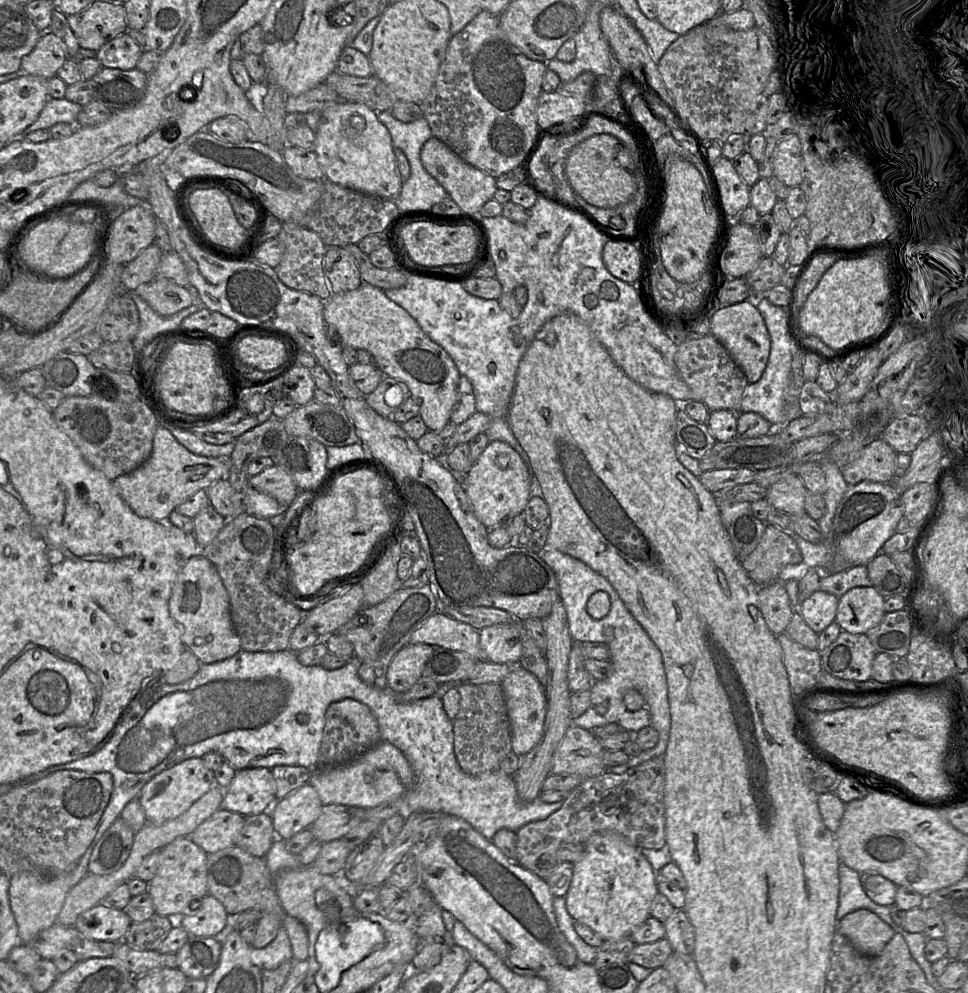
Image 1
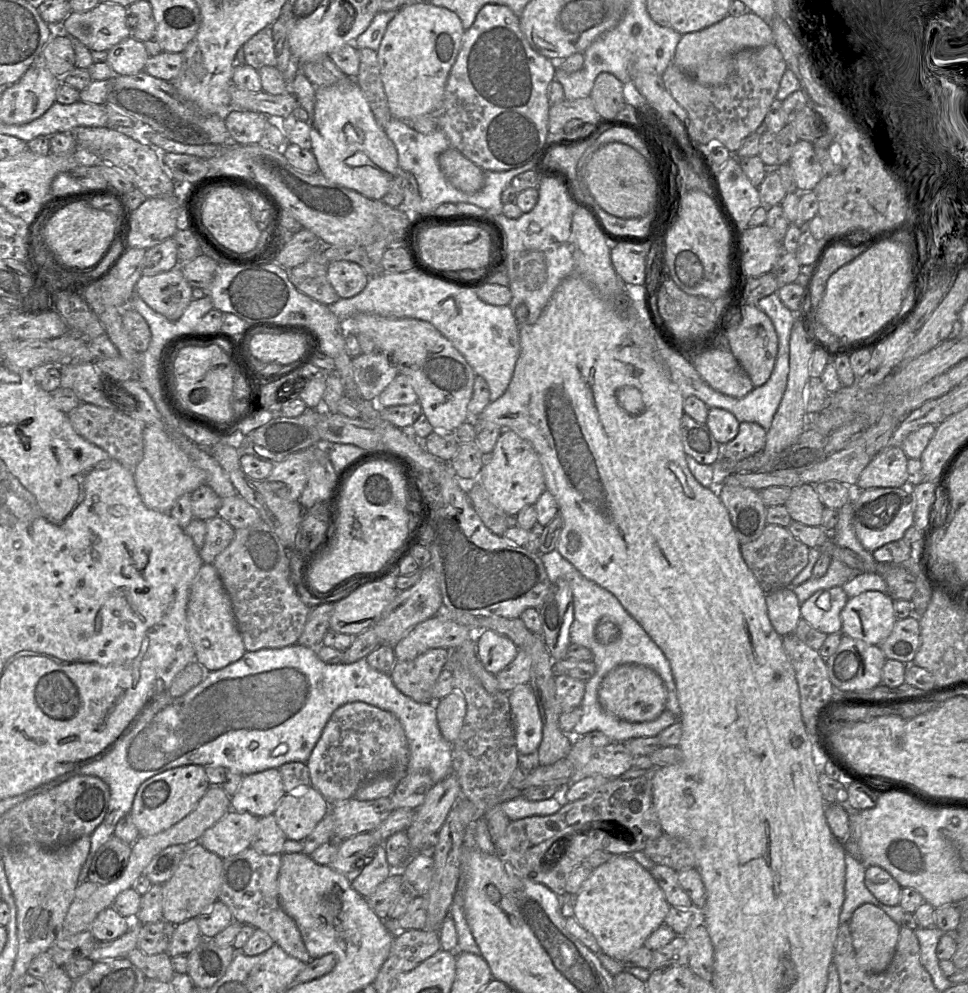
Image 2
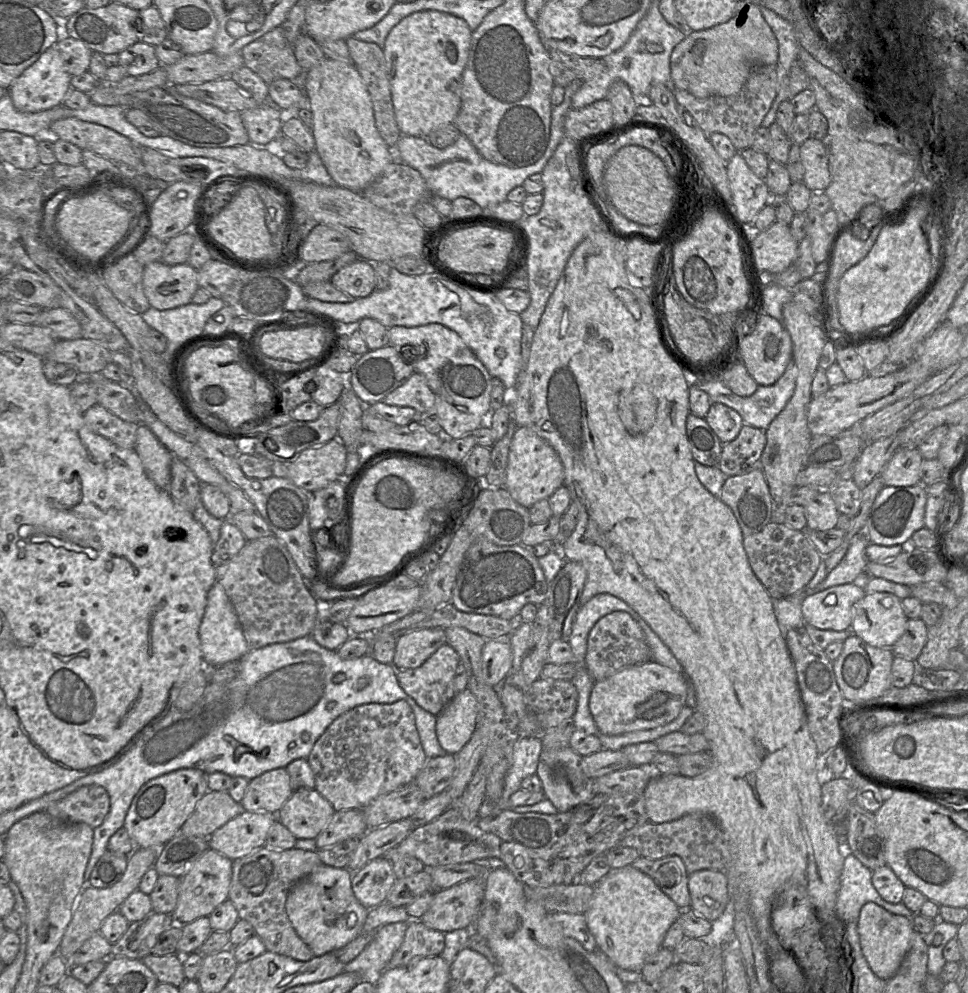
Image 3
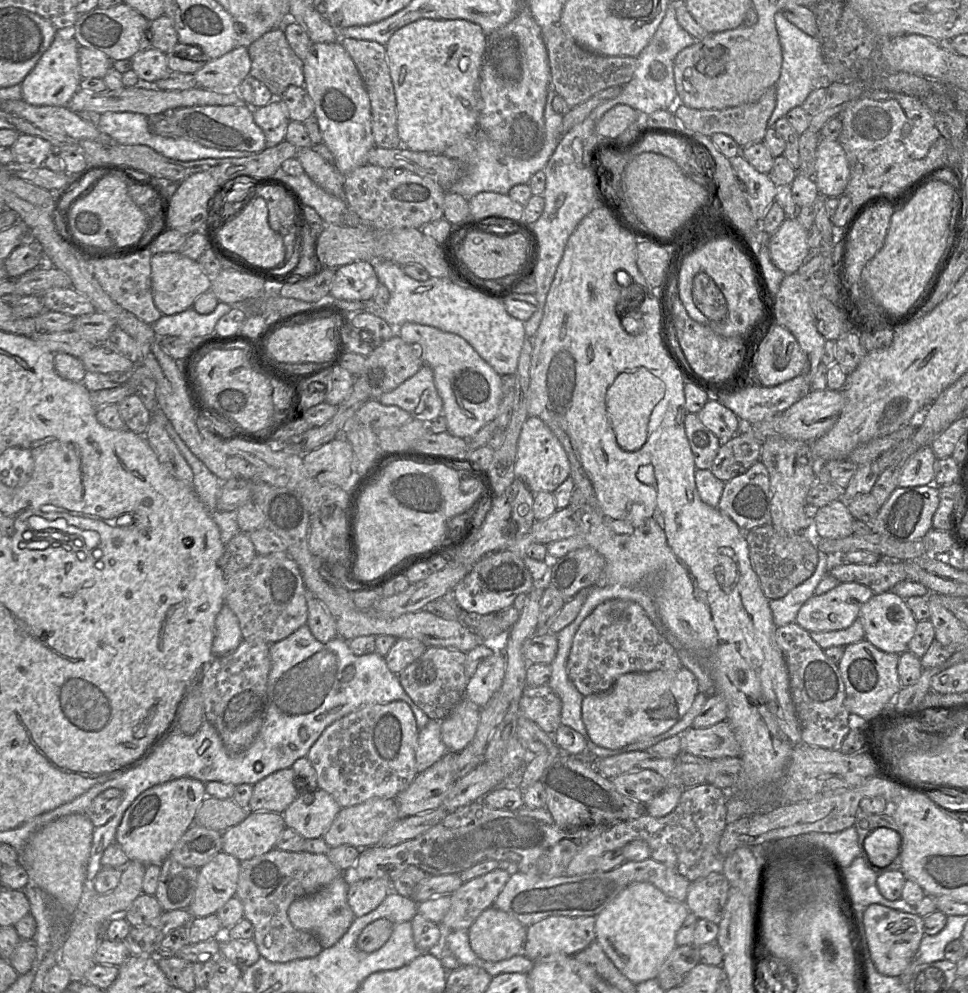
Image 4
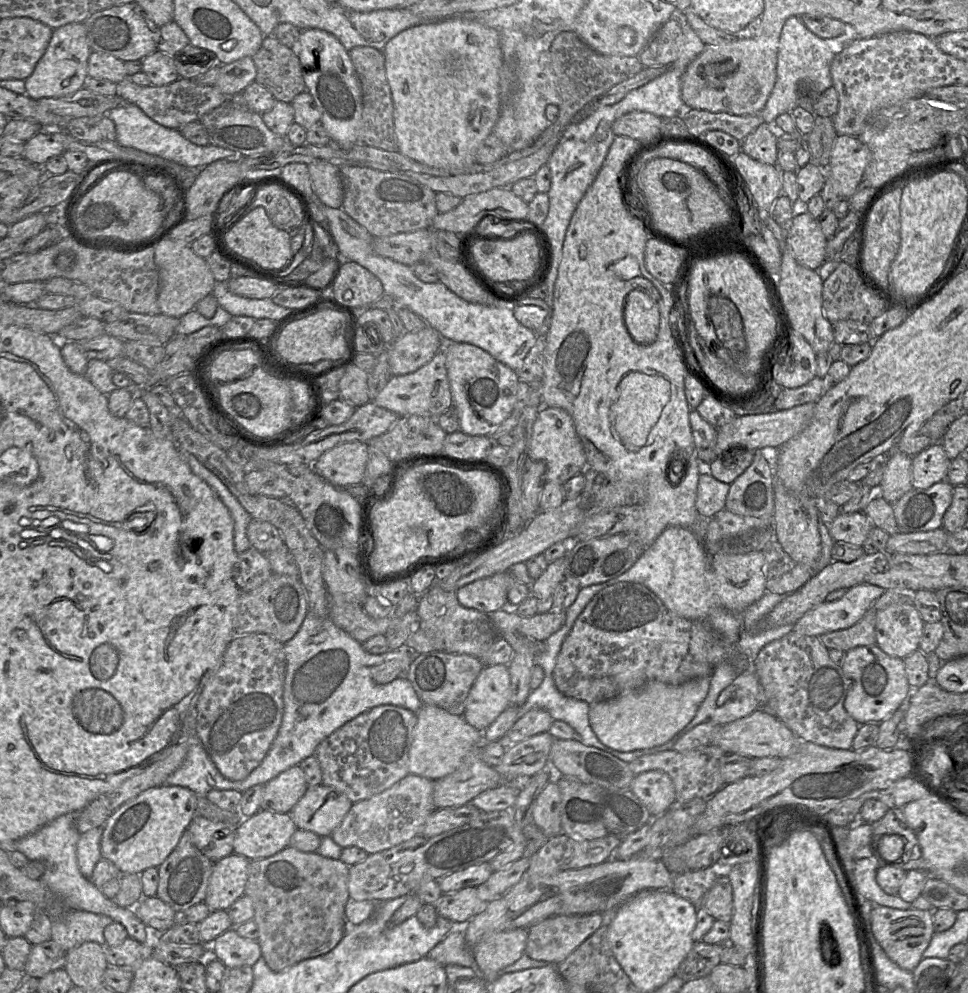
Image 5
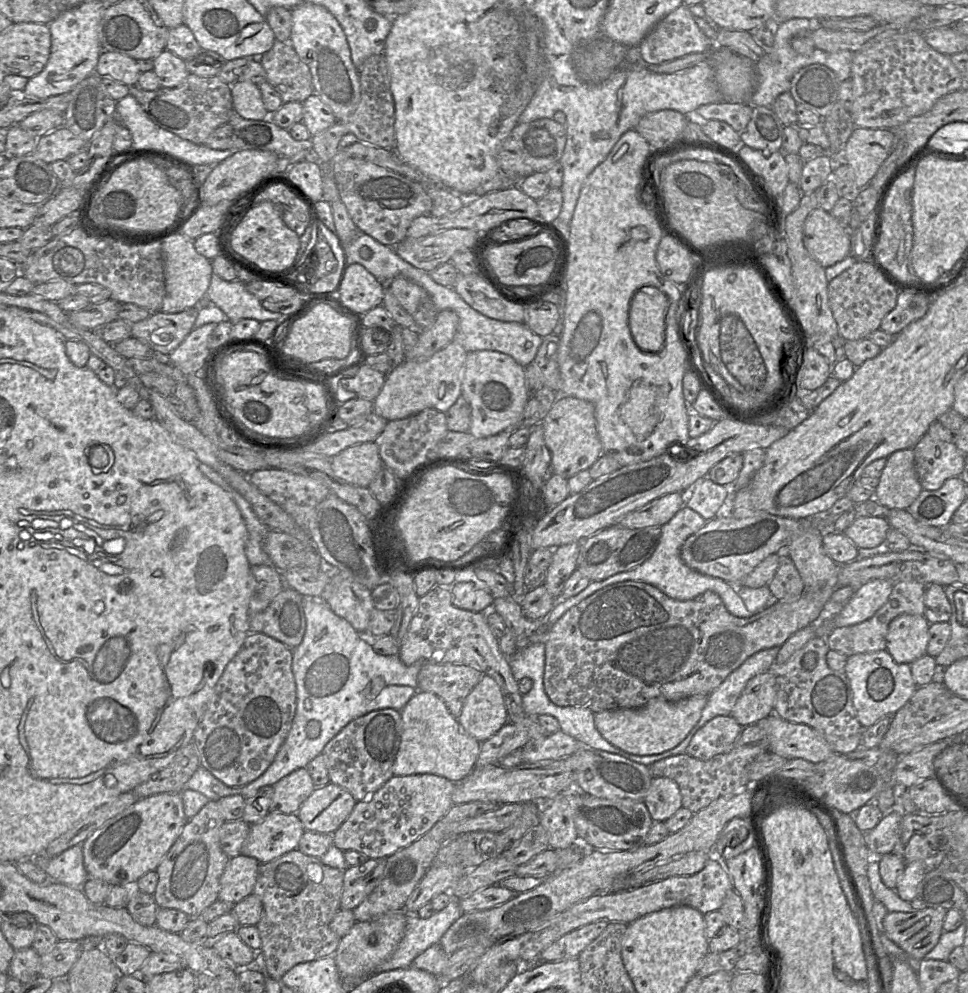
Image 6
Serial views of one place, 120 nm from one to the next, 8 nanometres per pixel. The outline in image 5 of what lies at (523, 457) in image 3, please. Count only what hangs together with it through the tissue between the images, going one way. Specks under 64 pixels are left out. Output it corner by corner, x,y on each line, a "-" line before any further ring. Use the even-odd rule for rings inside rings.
542,406
532,428
527,457
546,465
545,482
563,485
586,469
586,457
570,414
562,408

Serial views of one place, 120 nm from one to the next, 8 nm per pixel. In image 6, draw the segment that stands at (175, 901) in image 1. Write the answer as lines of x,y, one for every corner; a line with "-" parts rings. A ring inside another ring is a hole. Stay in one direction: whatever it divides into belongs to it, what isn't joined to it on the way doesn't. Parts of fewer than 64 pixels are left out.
241,854
230,858
220,878
218,900
236,904
251,895
259,865
255,858

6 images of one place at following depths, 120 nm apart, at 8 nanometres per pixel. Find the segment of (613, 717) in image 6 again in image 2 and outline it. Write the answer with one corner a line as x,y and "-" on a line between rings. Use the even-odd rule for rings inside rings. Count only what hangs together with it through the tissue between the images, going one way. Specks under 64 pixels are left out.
622,664
614,667
603,678
598,699
606,711
620,719
646,722
655,720
665,711
667,690
663,680
651,668
640,664

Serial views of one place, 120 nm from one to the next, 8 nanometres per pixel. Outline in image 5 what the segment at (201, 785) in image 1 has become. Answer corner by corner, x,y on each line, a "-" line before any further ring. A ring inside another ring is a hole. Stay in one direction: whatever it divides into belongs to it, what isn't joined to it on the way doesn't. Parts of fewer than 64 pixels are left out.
163,784
140,793
106,820
100,842
102,858
112,861
122,874
158,868
197,815
197,806
198,795
182,786

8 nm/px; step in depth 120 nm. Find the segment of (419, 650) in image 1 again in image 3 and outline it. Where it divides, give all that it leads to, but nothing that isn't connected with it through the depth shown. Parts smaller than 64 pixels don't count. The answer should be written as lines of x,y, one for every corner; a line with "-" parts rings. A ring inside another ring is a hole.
448,644
441,646
420,667
396,670
400,687
424,710
438,716
448,702
455,696
453,678
461,659

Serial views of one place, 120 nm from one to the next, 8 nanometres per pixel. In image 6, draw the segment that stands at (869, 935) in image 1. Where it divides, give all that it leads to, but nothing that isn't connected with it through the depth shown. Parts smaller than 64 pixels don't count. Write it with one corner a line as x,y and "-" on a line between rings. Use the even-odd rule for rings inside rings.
943,908
888,912
883,919
884,933
900,949
921,961
938,943
946,912

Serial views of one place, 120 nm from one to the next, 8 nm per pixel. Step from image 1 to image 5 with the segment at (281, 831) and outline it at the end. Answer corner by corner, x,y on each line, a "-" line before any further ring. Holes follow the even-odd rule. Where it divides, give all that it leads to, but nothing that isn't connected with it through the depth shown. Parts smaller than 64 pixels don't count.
319,784
308,788
290,815
297,829
326,837
340,825
352,804
343,792

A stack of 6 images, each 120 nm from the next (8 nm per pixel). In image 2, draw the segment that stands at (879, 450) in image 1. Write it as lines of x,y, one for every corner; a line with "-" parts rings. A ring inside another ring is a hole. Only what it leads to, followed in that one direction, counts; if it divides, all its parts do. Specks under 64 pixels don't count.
887,446
862,471
856,485
861,490
876,487
906,487
908,481
907,462
908,457
900,446

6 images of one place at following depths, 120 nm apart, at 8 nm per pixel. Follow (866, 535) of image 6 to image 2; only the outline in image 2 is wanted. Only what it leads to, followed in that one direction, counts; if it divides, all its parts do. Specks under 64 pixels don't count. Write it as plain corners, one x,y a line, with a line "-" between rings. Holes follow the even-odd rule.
802,483
792,488
791,494
784,503
791,518
809,526
820,526
825,508
814,485

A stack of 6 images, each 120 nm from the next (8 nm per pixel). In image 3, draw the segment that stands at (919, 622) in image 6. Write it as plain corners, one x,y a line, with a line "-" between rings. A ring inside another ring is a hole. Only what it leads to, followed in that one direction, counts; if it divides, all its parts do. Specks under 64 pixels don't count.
873,592
866,594
852,605
852,634
876,648
890,648
899,640
906,630
906,617
901,600
892,593

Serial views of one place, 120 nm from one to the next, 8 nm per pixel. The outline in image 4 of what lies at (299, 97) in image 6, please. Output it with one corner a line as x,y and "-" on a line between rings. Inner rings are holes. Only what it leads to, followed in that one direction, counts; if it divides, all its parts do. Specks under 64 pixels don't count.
276,28
265,33
247,50
251,60
250,75
263,83
274,98
280,98
290,85
304,86
303,61
289,45
284,29

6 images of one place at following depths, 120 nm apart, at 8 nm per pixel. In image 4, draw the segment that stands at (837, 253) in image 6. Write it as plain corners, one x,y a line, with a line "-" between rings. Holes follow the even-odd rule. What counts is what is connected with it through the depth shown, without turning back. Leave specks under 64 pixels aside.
786,218
780,227
767,237
767,247
773,264
785,275
797,272
810,248
808,230
796,218

